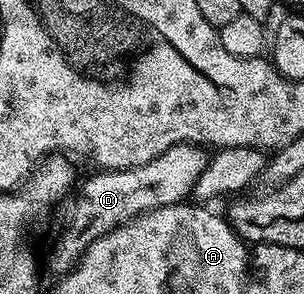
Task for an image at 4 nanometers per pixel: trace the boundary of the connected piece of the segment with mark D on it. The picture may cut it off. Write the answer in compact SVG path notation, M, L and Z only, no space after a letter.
M179 144L170 146L166 154L160 154L146 166L134 166L117 172L97 171L97 176L90 177L85 184L83 181L75 189L74 195L63 201L64 225L60 228L60 237L48 260L49 270L56 272L55 274L70 272L79 264L88 247L98 242L98 238L110 234L110 230L150 210L185 203L192 196L192 187L196 185L198 178L202 178L202 170L206 170L209 159L209 153L201 145Z

